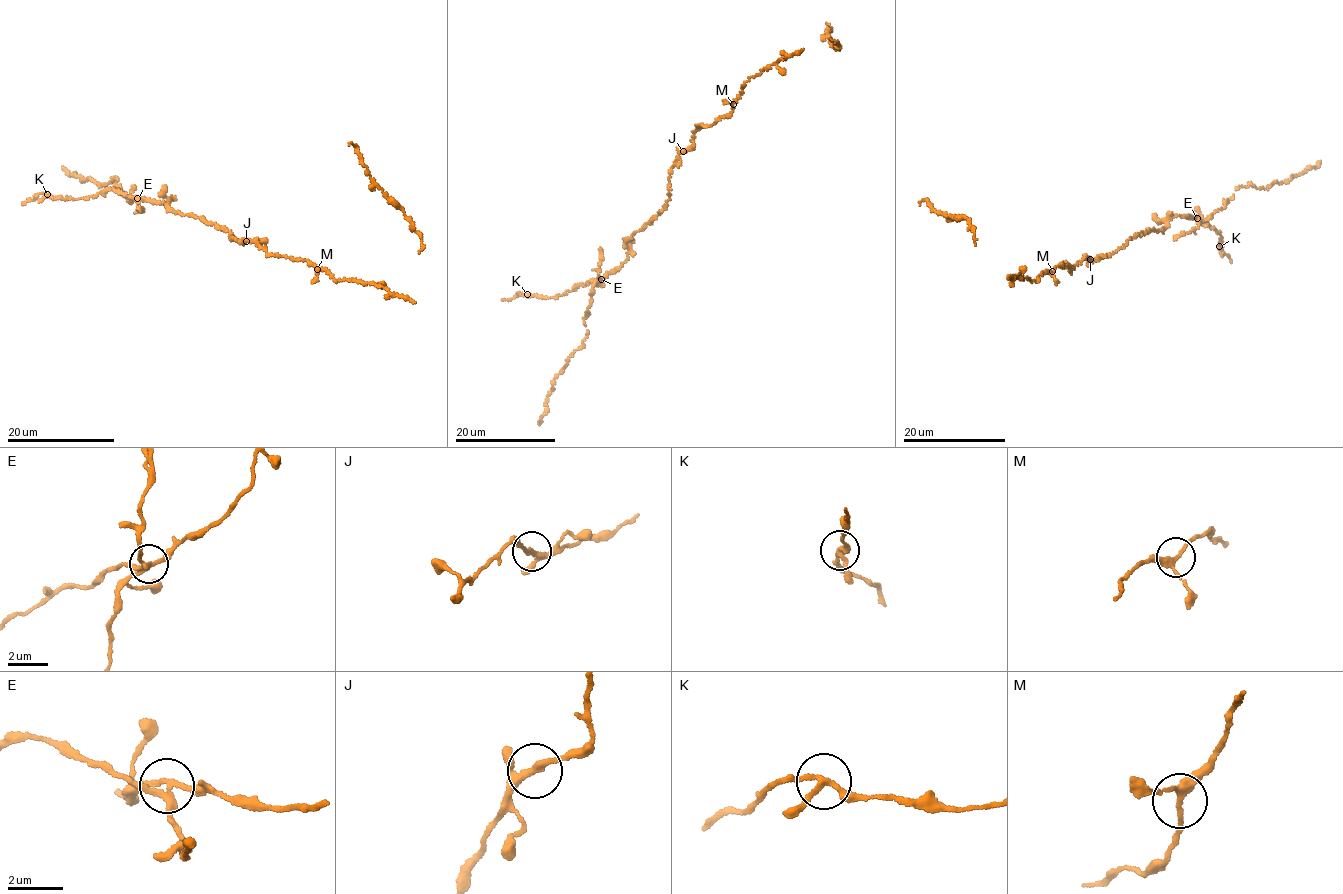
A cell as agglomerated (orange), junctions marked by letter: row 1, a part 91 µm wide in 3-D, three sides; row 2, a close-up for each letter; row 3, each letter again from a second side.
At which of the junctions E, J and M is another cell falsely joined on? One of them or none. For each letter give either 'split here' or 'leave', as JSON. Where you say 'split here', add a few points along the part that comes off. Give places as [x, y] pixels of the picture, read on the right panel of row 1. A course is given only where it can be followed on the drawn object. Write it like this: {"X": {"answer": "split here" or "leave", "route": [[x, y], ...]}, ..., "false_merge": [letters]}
{"E": {"answer": "split here", "route": [[1196, 217], [1221, 236], [1218, 249], [1231, 261]]}, "J": {"answer": "leave"}, "M": {"answer": "leave"}, "false_merge": ["E"]}

